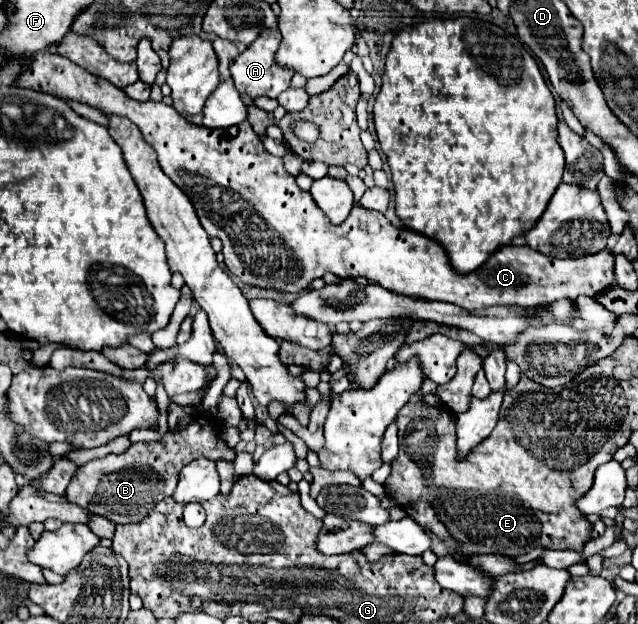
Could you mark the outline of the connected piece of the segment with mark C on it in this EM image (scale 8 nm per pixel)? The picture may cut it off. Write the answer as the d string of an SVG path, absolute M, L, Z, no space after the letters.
M40 51L34 55L34 63L16 79L18 87L28 87L34 91L44 91L56 95L60 99L74 99L86 103L102 113L124 115L132 123L136 123L144 135L144 139L156 149L158 163L162 171L190 197L198 219L204 231L210 237L218 237L222 241L224 263L230 273L234 273L242 283L258 285L264 289L276 289L286 293L306 291L308 285L324 277L326 273L334 273L342 279L350 277L366 277L370 283L380 283L388 291L396 291L402 295L446 301L464 309L482 309L492 305L518 305L518 307L546 307L548 303L568 299L576 303L578 295L596 297L608 291L614 285L614 255L604 249L596 255L586 255L580 259L552 259L540 255L540 251L532 251L530 247L500 247L480 269L468 275L458 275L452 271L446 251L432 239L414 233L410 229L396 229L382 213L368 211L364 207L354 207L348 219L340 225L330 223L330 219L320 211L314 203L312 195L302 191L296 185L296 179L284 169L282 159L270 155L262 141L252 131L250 123L238 123L236 127L212 131L204 125L194 125L186 121L174 107L154 101L134 101L122 89L114 87L106 79L100 79L70 59Z

